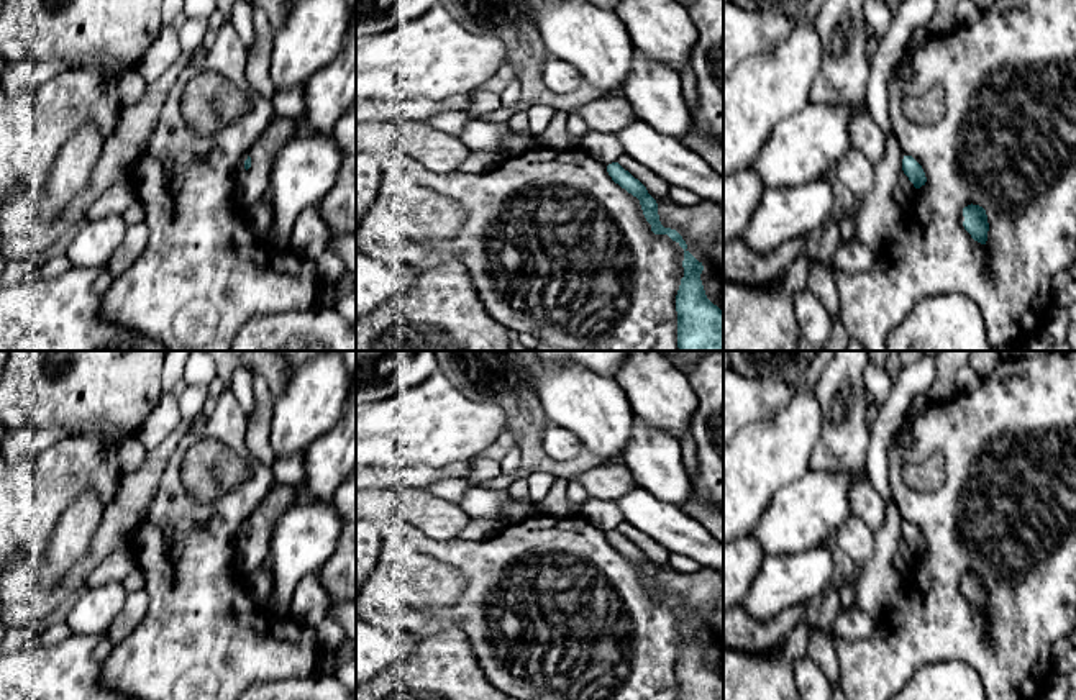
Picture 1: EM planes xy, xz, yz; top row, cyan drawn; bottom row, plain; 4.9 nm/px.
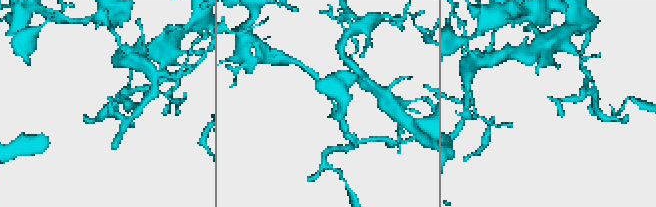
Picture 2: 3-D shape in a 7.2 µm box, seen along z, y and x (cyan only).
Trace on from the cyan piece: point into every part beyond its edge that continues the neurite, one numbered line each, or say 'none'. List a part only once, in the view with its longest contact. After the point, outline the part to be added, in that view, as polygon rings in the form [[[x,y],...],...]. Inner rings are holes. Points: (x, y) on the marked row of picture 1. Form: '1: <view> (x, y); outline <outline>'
none

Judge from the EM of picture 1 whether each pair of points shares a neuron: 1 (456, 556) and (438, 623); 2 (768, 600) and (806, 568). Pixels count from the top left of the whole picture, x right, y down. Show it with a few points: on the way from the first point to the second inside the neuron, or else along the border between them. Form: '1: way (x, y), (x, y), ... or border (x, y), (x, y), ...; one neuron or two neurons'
1: way (471, 574), (471, 595), (456, 610); one neuron
2: way (778, 590), (789, 579), (796, 577); one neuron

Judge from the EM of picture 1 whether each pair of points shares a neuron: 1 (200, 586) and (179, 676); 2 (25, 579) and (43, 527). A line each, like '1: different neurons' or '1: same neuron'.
1: same neuron
2: different neurons

